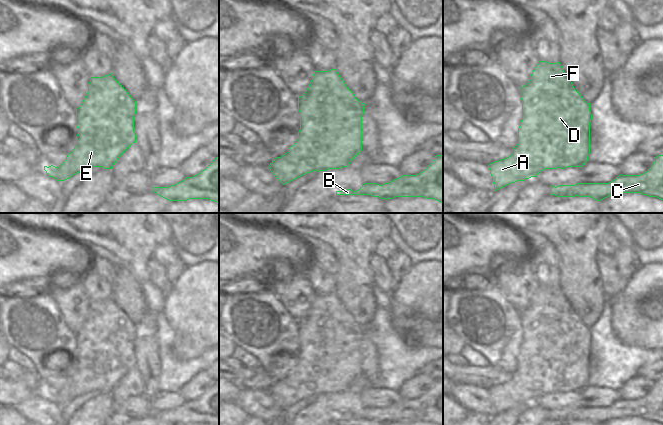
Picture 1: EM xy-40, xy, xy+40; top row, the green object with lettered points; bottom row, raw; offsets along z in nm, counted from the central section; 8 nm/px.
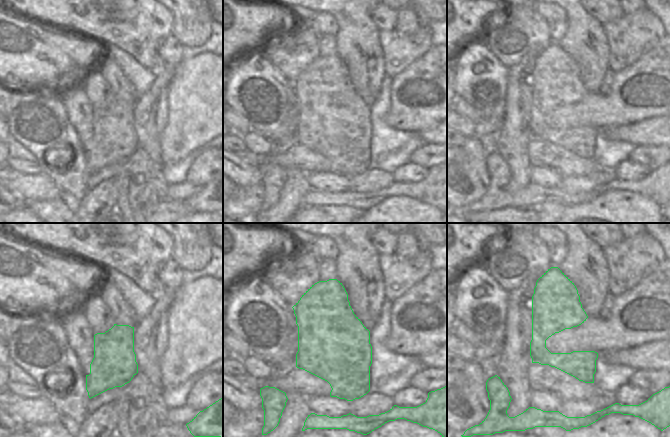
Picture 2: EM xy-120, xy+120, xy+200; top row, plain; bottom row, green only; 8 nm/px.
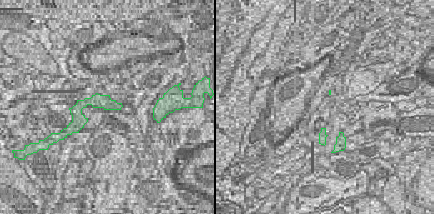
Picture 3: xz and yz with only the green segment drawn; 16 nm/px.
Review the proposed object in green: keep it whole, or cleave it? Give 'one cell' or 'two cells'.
one cell

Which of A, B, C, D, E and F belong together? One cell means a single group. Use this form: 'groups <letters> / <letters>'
groups A B C D E F

